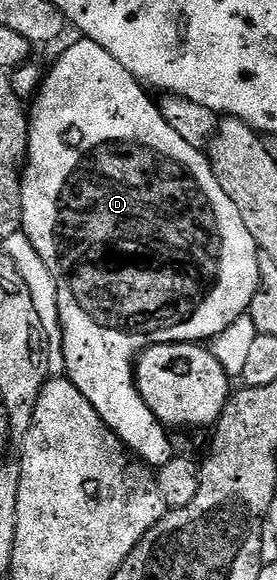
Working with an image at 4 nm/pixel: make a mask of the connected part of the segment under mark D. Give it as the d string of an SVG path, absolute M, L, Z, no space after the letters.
M78 39L75 45L68 46L59 55L58 62L50 69L50 74L45 74L28 113L30 146L22 171L21 232L26 233L55 283L59 323L62 327L62 353L66 364L65 376L77 387L80 395L84 395L84 399L92 403L102 422L122 440L122 444L133 456L151 467L157 467L173 456L174 445L170 442L167 427L149 410L148 403L138 391L135 358L143 349L151 349L154 345L206 343L215 339L249 310L261 283L261 273L258 262L260 250L256 239L252 239L247 225L244 224L240 207L236 207L236 203L232 203L232 199L224 195L224 187L216 183L209 156L203 150L192 147L178 132L168 127L161 108L149 95L151 96L142 82L136 80L120 63L116 63L116 59L112 59L112 55L108 55L108 51L100 47L100 43Z

